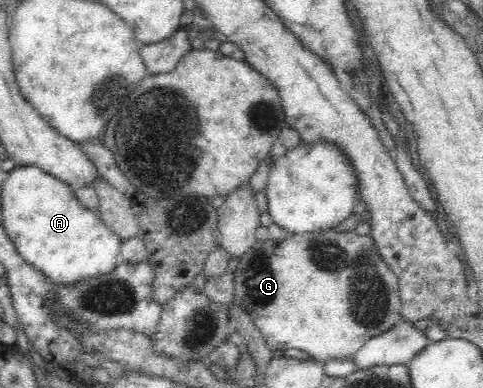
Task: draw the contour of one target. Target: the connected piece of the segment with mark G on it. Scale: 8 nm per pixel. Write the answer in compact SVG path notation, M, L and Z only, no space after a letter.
M336 226L289 232L281 241L271 236L264 241L255 239L239 256L233 299L245 307L273 351L301 349L322 364L328 359L353 359L366 339L401 319L400 280L379 253L372 232L361 235L355 229L337 231Z

